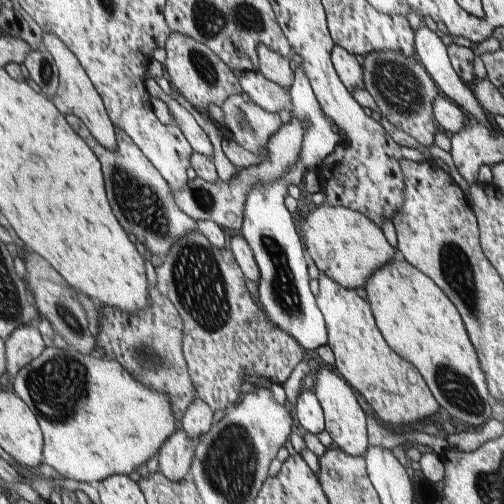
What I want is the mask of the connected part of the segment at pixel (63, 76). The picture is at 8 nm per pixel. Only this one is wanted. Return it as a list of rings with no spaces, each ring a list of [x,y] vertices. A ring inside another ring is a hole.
[[[43,32],[43,44],[47,51],[53,56],[58,67],[59,87],[56,94],[50,100],[62,112],[76,115],[94,135],[94,138],[104,147],[114,150],[117,147],[117,136],[115,135],[115,126],[112,124],[104,103],[96,87],[92,84],[90,77],[86,74],[84,67],[80,64],[79,58],[63,44],[62,39],[54,33]]]

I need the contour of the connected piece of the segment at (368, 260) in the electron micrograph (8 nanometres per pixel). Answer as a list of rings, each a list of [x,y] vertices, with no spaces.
[[[328,204],[310,210],[300,224],[310,258],[320,274],[344,288],[356,290],[368,283],[369,276],[382,265],[399,256],[388,243],[381,228],[362,213]]]

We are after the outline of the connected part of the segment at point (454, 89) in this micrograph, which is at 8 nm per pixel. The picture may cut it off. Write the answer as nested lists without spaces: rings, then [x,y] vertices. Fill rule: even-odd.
[[[420,25],[415,33],[415,54],[433,77],[442,94],[460,108],[468,110],[482,125],[491,126],[492,118],[478,102],[472,87],[466,85],[454,70],[447,53],[447,46],[427,25]]]

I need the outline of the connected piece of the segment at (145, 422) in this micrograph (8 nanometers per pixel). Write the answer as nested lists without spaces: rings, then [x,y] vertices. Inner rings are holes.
[[[46,347],[42,354],[22,367],[10,388],[31,408],[45,431],[45,459],[64,478],[98,484],[112,475],[129,475],[161,450],[165,440],[179,428],[169,396],[149,389],[116,361],[85,355],[72,347]]]

